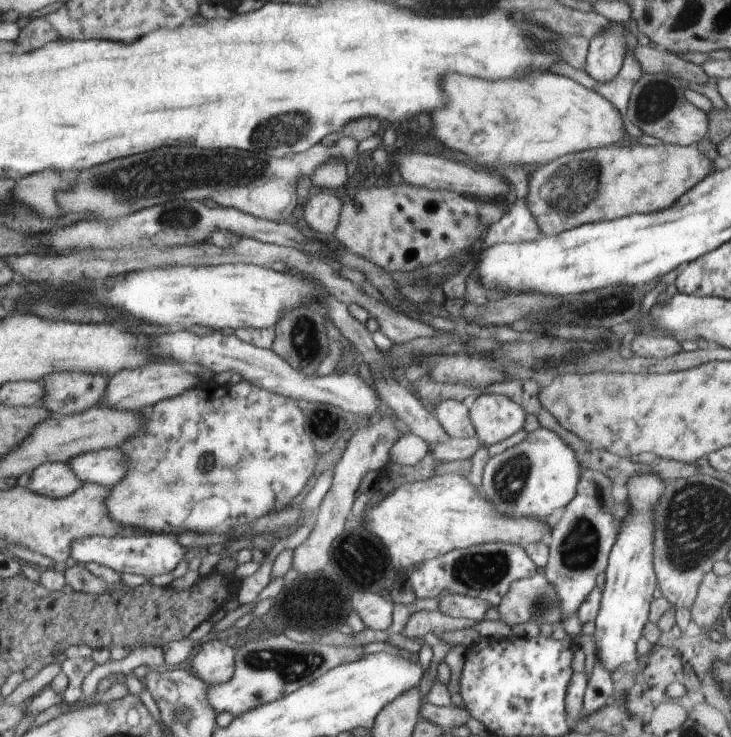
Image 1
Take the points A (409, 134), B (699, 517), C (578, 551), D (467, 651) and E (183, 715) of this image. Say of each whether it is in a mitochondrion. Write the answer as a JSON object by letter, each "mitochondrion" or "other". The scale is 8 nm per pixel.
{"A":"other","B":"mitochondrion","C":"mitochondrion","D":"other","E":"mitochondrion"}

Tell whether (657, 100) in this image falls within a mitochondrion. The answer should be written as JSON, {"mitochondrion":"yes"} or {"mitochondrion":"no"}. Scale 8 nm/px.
{"mitochondrion":"yes"}

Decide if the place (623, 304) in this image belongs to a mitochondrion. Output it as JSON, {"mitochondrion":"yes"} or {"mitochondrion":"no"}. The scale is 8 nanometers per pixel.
{"mitochondrion":"no"}

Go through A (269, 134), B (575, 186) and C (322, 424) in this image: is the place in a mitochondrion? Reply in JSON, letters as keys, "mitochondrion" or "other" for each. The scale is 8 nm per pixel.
{"A":"mitochondrion","B":"mitochondrion","C":"mitochondrion"}

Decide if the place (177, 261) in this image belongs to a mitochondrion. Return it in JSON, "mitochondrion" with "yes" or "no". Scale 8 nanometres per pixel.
{"mitochondrion":"no"}

